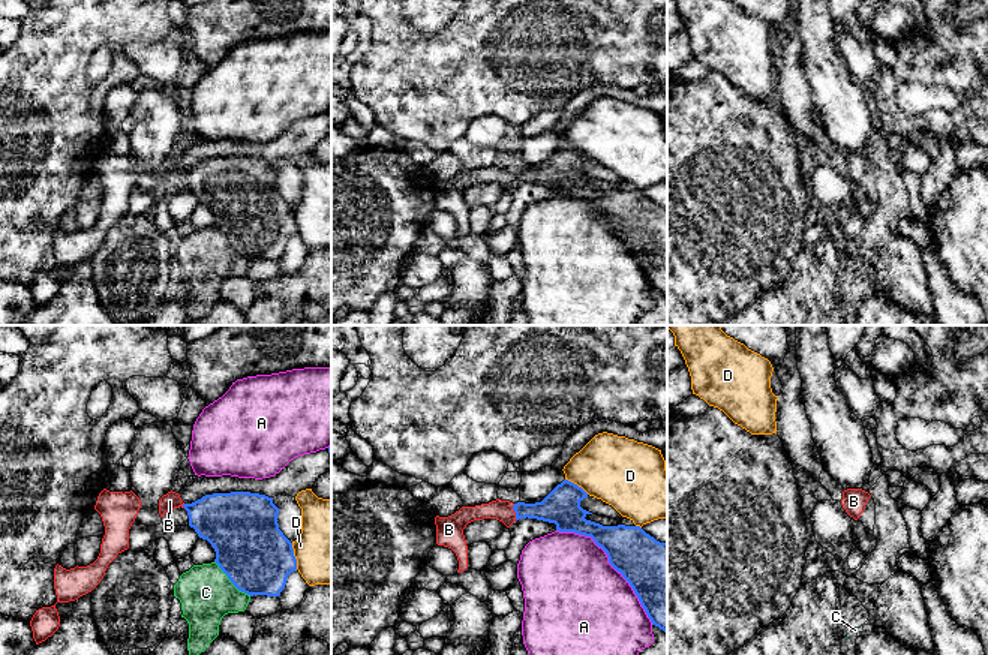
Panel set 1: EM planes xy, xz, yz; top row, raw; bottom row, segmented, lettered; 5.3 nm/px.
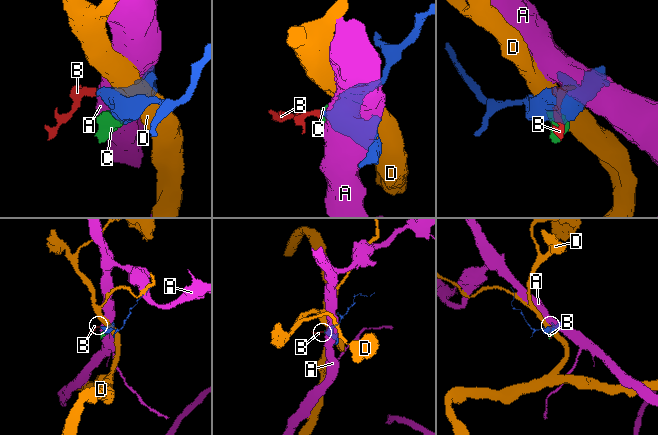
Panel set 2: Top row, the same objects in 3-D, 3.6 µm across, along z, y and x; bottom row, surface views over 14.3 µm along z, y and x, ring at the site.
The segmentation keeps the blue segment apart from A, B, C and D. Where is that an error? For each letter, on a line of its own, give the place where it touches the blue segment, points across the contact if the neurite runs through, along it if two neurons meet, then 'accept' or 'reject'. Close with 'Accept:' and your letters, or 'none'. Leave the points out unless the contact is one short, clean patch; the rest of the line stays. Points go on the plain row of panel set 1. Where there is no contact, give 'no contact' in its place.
A: xz (610, 228) | reject
B: xz (514, 176) | across xz (561, 171), (514, 176), (501, 174) | accept
C: xy (231, 246) | along xy (215, 225), (239, 254), (251, 260) | reject
D: xy (294, 221) | reject
Accept: B

